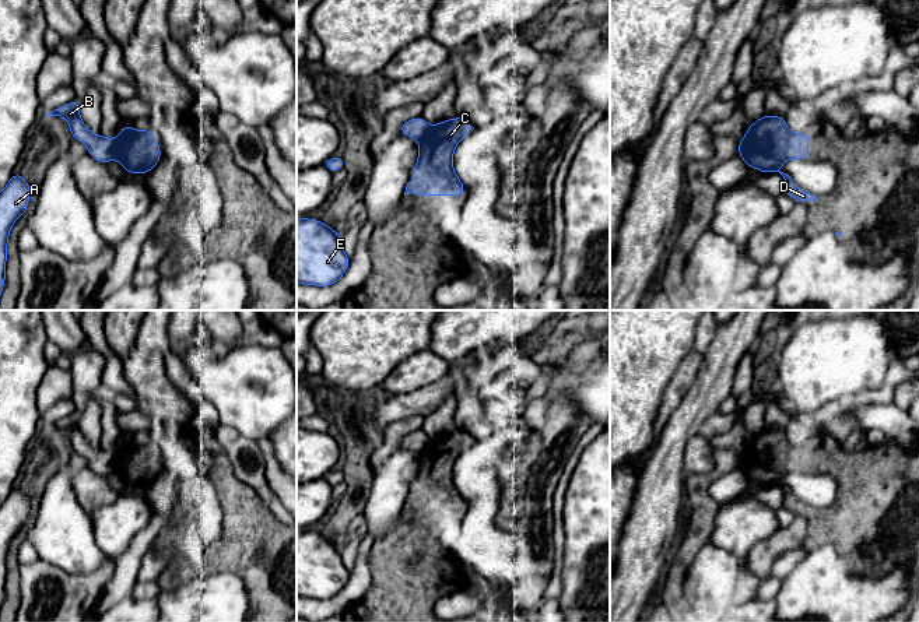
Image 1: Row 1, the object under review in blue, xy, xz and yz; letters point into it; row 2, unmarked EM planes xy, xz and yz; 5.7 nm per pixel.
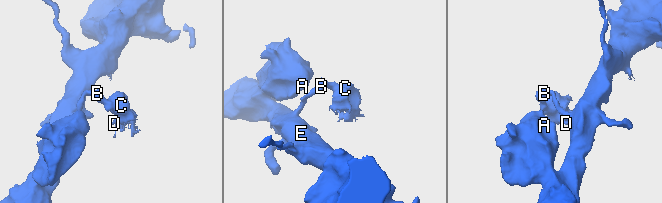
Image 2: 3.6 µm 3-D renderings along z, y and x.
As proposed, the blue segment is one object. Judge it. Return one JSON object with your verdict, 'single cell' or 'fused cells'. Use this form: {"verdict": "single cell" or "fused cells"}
{"verdict": "fused cells"}

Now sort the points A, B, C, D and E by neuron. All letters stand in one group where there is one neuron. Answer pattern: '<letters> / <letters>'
A B E / C D

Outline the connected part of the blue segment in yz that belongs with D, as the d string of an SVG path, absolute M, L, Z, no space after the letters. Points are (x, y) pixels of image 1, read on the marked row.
M765 113L751 123L740 140L740 157L748 168L762 173L779 172L785 179L785 191L793 200L817 200L817 196L803 191L789 175L779 171L789 159L808 158L808 141L806 131L792 133L785 117Z

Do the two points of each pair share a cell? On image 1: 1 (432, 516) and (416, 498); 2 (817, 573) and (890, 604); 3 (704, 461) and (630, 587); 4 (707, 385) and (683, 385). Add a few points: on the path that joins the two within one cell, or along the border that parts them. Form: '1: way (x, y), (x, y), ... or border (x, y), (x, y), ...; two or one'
1: way (428, 512), (420, 502); one
2: way (835, 591), (845, 601), (872, 601); one
3: border (688, 440), (684, 449), (684, 473); two
4: border (704, 355), (694, 383), (673, 411); two

